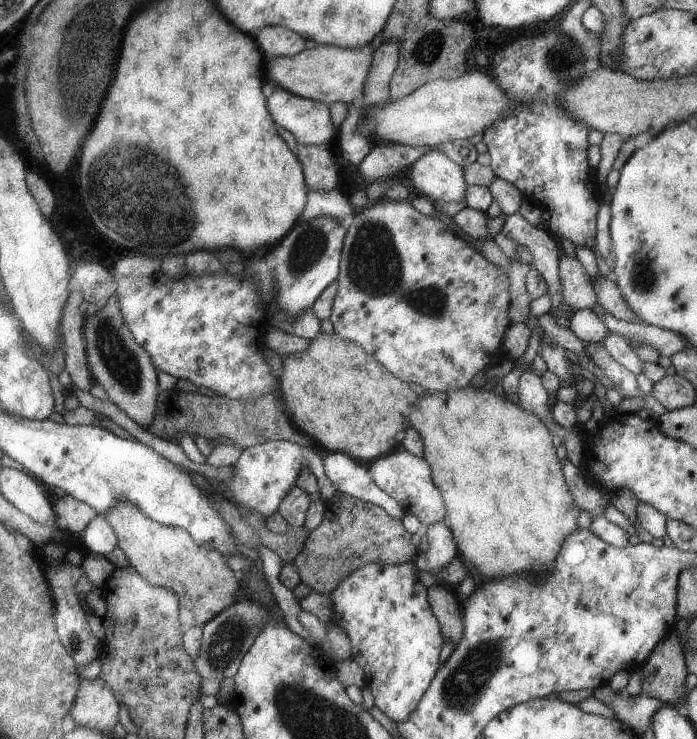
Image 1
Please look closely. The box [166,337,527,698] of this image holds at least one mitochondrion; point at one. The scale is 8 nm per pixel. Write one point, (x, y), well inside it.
(228, 640)

